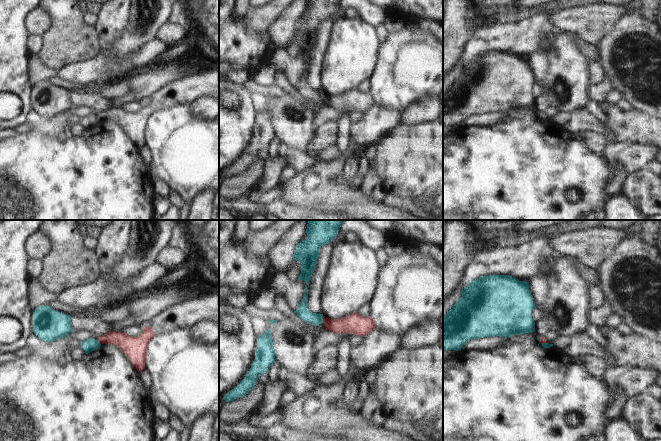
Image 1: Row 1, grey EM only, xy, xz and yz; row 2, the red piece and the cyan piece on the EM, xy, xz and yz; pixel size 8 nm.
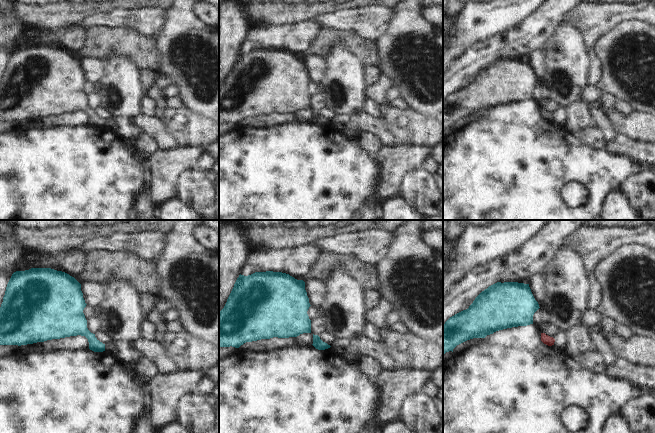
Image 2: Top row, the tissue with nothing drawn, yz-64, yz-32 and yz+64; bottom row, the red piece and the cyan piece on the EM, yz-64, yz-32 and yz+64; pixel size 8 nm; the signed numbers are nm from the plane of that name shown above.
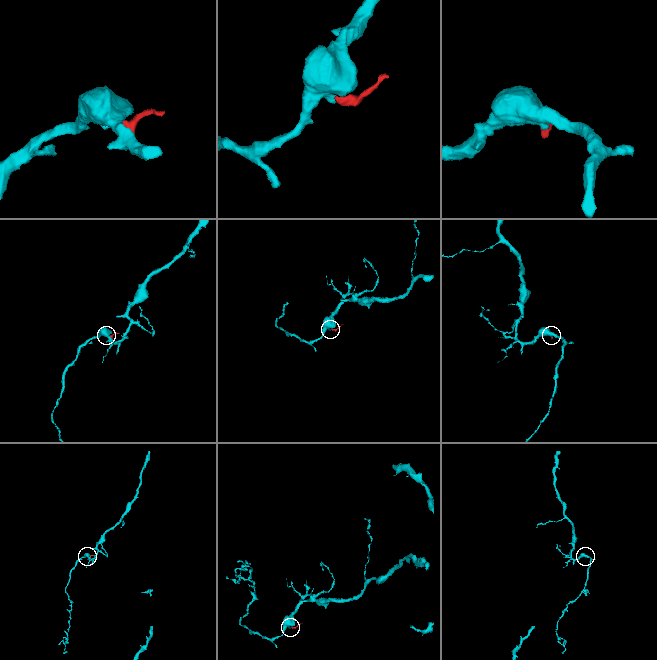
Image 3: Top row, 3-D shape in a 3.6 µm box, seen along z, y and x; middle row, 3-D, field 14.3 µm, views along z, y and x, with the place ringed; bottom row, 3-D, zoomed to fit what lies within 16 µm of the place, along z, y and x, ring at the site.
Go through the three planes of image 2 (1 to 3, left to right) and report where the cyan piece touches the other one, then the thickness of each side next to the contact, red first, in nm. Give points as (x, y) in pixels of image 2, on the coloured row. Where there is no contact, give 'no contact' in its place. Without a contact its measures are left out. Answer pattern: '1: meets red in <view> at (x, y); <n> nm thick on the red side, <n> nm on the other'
1: no contact
2: no contact
3: no contact

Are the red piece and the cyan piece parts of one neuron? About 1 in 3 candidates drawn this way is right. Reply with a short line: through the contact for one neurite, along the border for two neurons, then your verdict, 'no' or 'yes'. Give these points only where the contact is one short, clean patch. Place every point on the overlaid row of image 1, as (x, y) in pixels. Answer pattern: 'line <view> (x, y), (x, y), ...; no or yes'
line xz (324, 316), (322, 322); no

